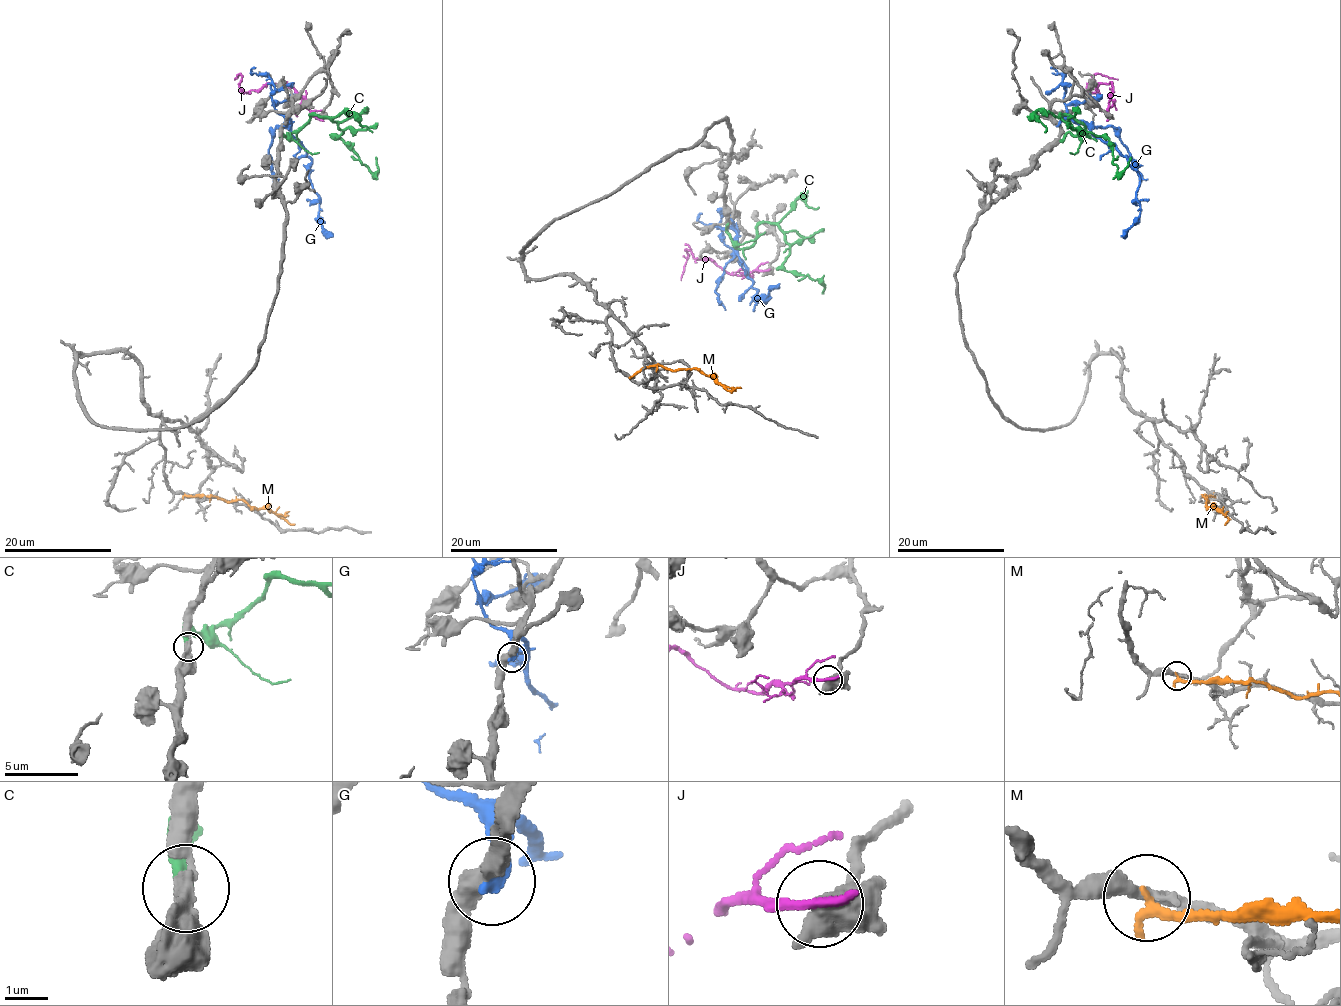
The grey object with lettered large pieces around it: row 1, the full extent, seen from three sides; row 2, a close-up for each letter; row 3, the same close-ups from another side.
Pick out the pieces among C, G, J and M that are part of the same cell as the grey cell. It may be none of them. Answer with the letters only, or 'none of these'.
none of these

